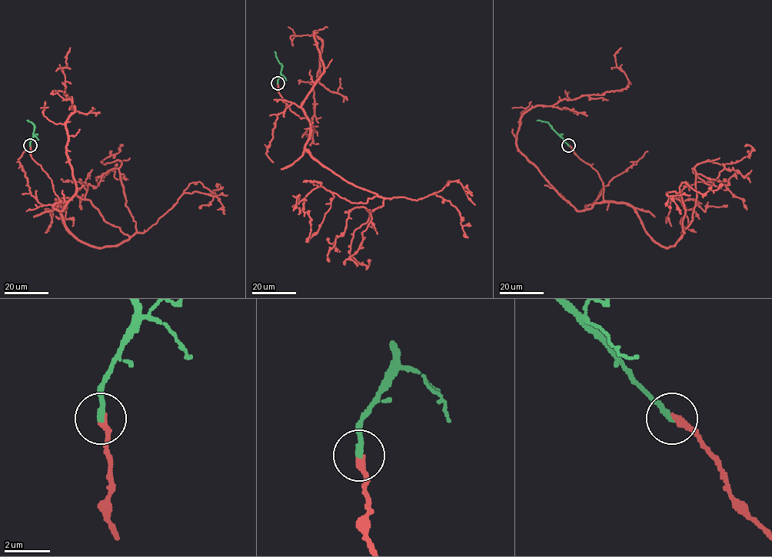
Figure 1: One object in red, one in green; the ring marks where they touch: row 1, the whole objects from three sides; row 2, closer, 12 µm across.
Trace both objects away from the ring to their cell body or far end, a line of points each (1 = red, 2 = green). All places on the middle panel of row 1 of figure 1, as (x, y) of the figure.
1: (277, 83), (291, 111), (307, 117), (301, 102), (324, 70), (314, 31), (322, 43), (313, 143), (317, 136)
2: (277, 83), (281, 64), (274, 51)

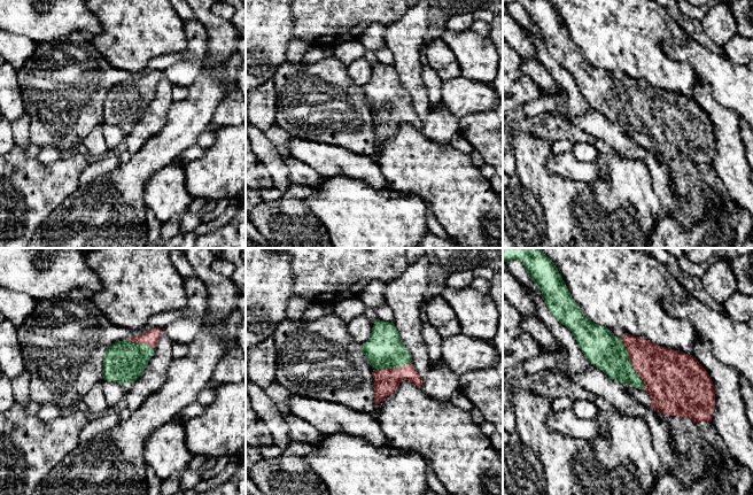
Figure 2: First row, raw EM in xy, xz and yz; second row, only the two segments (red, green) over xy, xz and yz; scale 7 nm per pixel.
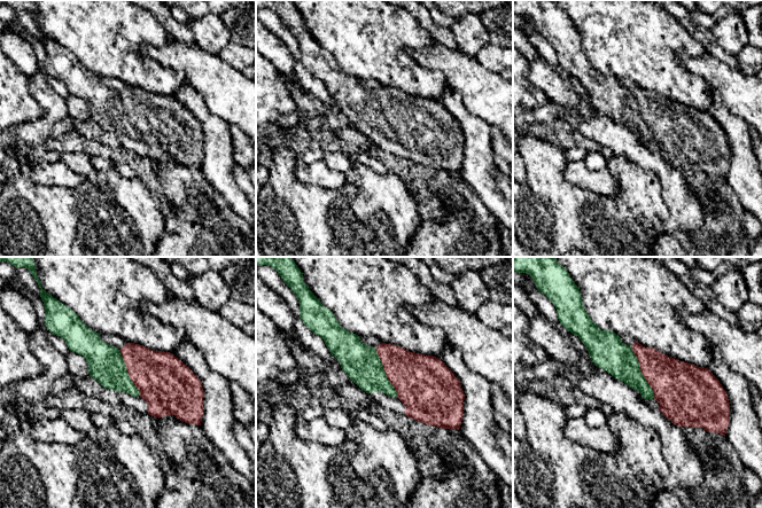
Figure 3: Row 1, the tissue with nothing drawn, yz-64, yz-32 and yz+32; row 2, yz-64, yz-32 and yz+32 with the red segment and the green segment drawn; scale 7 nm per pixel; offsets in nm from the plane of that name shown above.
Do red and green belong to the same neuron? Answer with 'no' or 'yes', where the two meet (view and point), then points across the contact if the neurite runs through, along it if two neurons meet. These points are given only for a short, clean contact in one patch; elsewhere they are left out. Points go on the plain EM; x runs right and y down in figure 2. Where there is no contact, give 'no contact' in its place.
yes; meets red in yz at (631, 106); runs through yz (666, 115), (631, 106), (607, 95)

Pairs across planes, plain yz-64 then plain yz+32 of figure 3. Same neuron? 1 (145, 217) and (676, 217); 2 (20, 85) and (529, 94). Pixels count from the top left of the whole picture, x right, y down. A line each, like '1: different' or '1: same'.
1: different
2: same

